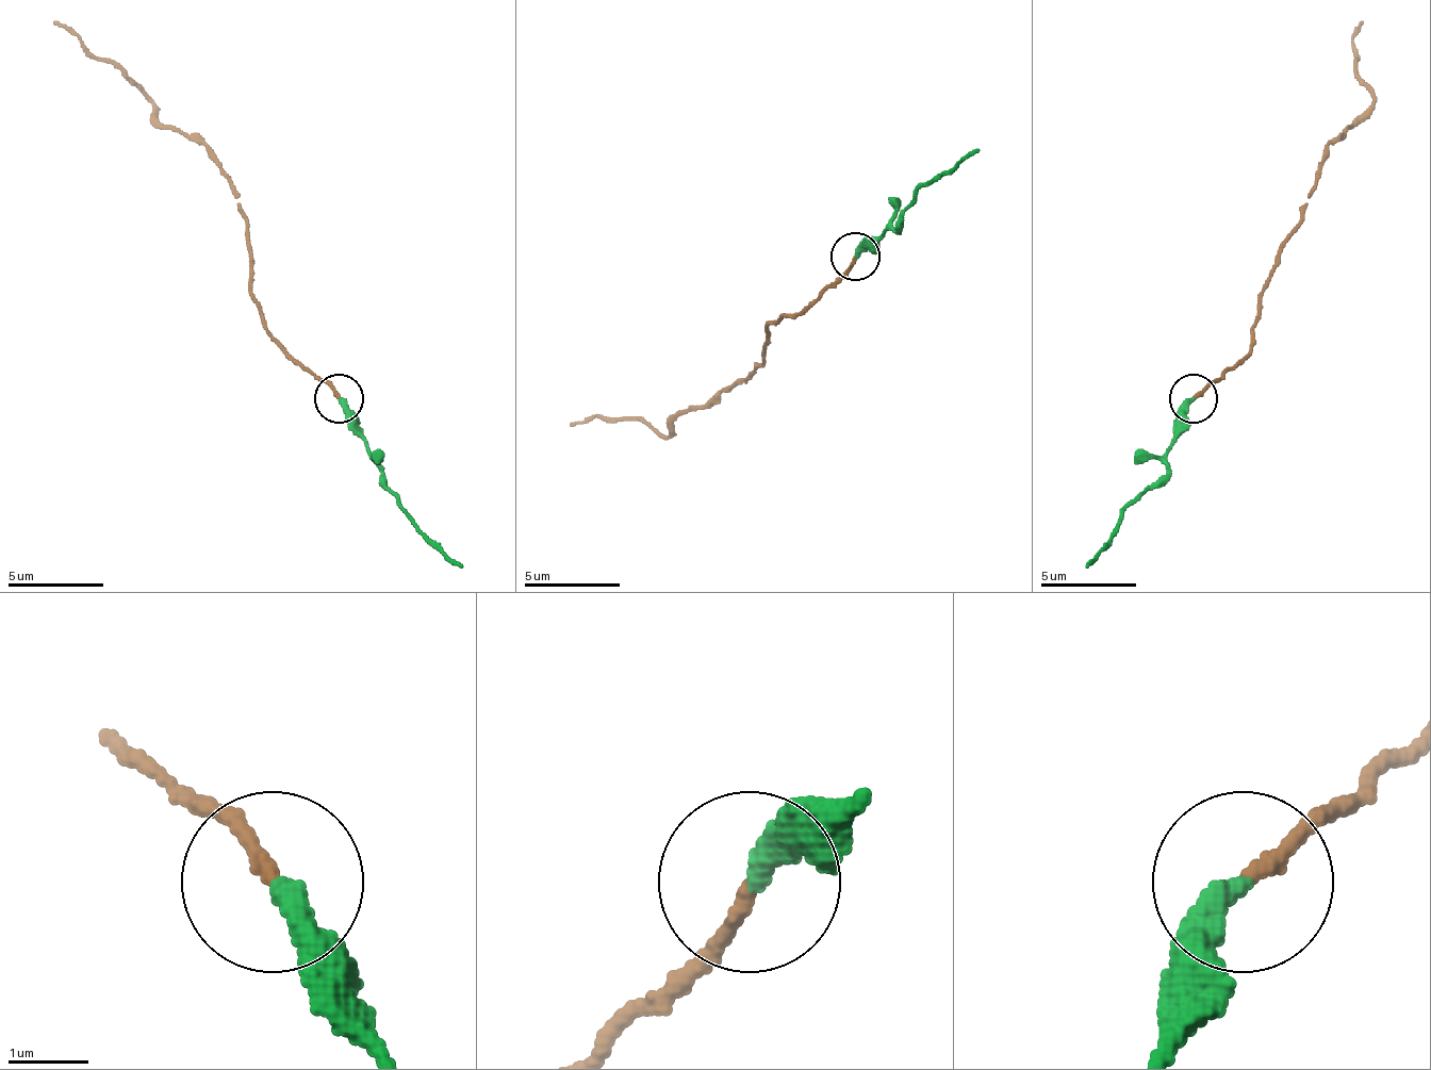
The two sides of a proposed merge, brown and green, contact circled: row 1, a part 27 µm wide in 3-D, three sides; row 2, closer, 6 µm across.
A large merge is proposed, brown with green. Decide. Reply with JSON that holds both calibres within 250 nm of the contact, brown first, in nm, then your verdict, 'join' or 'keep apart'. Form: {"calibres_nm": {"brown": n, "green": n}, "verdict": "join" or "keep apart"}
{"calibres_nm": {"brown": 180, "green": 340}, "verdict": "keep apart"}

